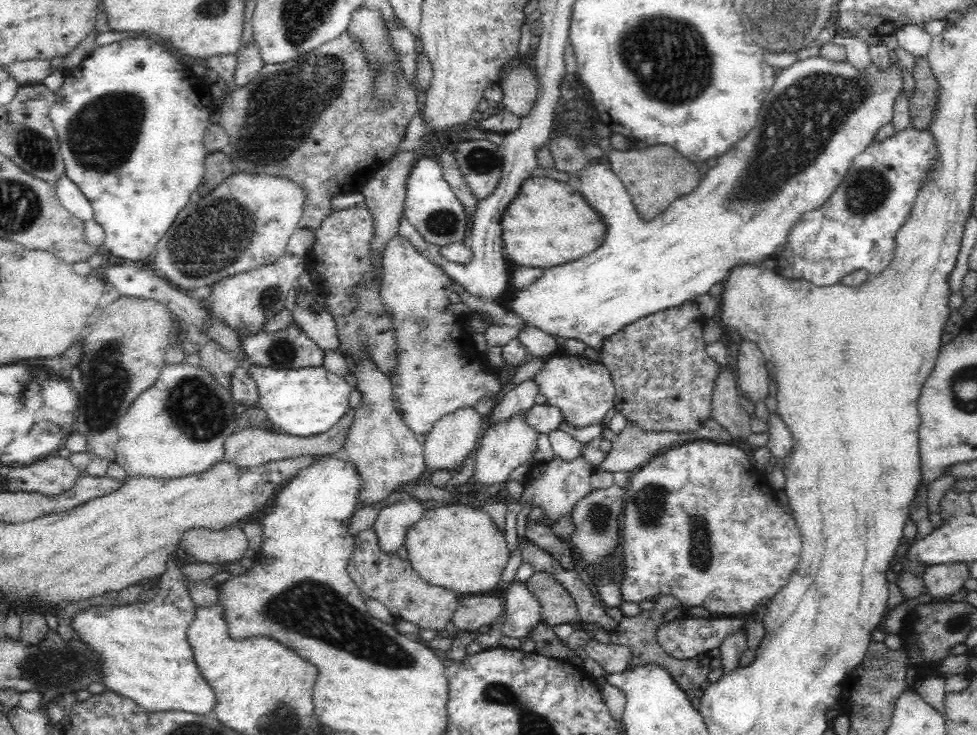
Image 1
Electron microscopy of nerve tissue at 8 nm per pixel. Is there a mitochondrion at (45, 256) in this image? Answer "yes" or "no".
no

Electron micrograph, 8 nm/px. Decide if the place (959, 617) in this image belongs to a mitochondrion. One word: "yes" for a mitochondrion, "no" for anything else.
yes

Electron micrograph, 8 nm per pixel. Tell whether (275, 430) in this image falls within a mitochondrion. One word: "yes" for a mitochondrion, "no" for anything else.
no

